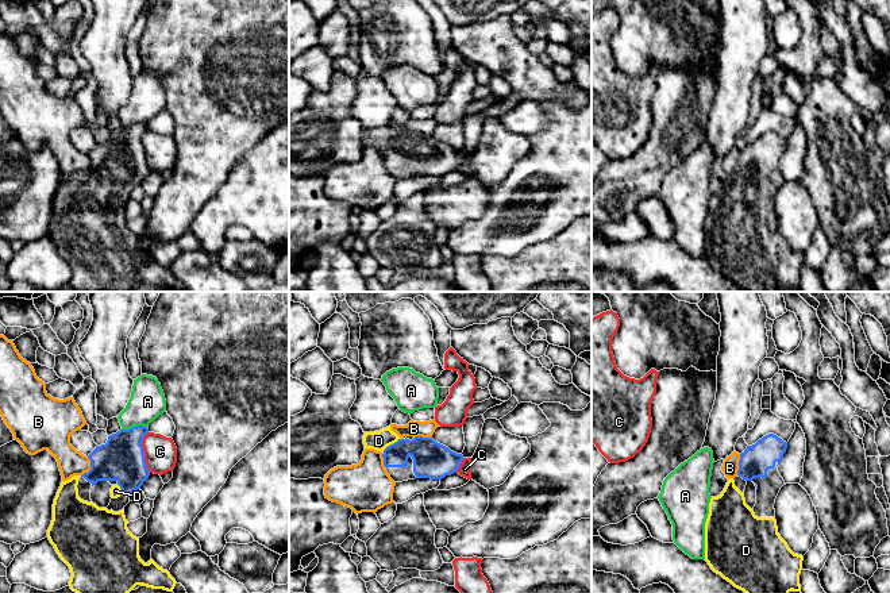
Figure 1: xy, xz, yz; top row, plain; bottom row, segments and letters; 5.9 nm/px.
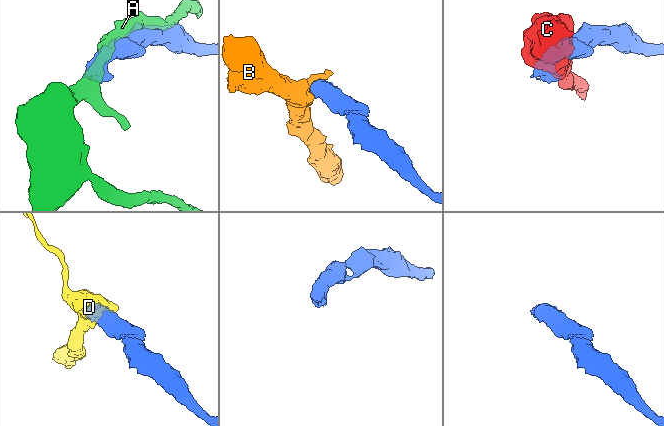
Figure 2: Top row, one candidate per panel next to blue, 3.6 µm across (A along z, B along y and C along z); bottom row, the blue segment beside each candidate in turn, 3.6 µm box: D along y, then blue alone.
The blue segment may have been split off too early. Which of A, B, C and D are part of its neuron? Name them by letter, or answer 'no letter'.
D

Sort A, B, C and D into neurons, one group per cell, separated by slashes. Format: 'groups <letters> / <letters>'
groups A / B / C / D

